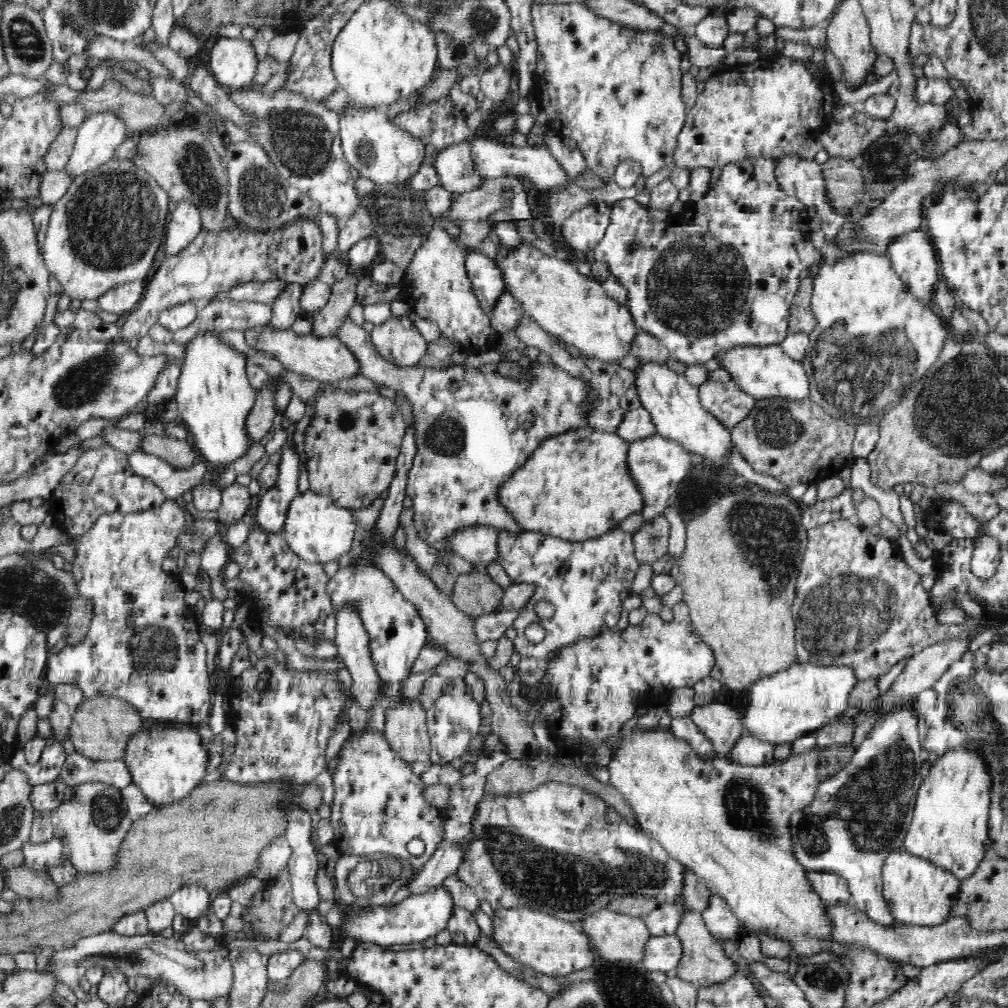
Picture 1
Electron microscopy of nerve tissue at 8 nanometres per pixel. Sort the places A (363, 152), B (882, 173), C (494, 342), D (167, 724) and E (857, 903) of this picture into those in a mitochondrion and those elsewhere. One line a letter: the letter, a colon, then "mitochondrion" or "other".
A: mitochondrion
B: mitochondrion
C: other
D: other
E: other

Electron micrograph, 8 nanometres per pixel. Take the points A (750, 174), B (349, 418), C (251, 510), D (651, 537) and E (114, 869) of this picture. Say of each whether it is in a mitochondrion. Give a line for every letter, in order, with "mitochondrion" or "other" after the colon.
A: other
B: mitochondrion
C: other
D: mitochondrion
E: other

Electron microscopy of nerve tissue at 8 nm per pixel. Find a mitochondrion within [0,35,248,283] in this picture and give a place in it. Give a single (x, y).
(112, 222)

